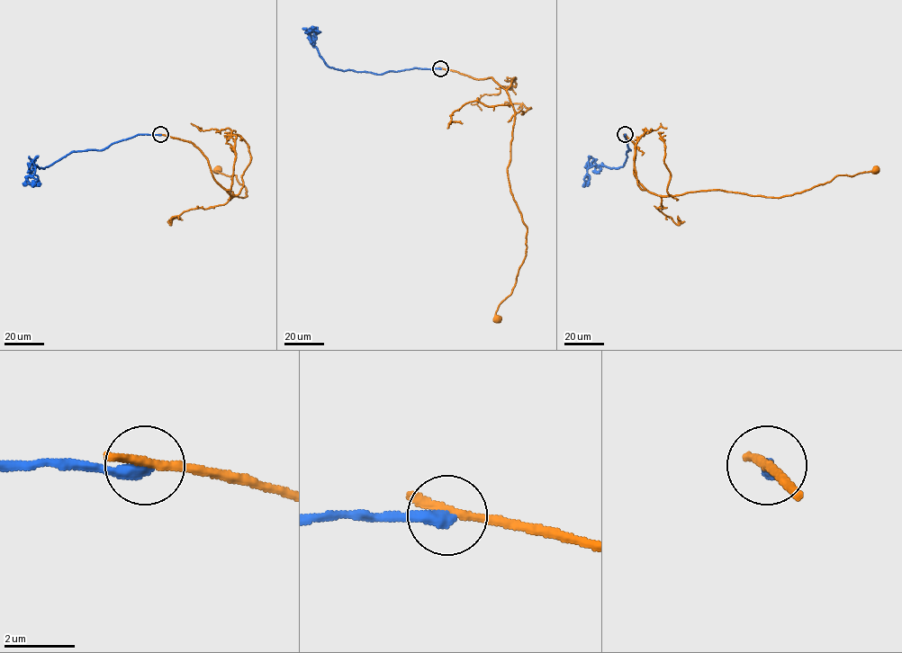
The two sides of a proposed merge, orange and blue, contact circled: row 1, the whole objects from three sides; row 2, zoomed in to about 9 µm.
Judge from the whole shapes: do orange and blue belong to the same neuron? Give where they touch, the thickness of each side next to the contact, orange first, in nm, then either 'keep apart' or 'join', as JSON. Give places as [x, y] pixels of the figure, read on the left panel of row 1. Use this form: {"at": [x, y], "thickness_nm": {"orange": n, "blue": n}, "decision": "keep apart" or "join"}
{"at": [160, 134], "thickness_nm": {"orange": 240, "blue": 360}, "decision": "keep apart"}

